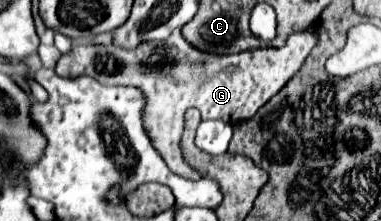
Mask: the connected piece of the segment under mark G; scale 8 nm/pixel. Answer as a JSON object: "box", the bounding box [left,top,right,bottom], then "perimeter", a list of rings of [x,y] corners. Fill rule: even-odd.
{"box":[55,22,319,180],"perimeter":[[[313,22],[313,24],[311,24],[311,26],[307,26],[305,30],[301,30],[301,32],[295,32],[295,34],[291,34],[291,36],[287,38],[287,44],[285,44],[285,48],[255,48],[255,50],[249,50],[249,52],[241,52],[241,54],[229,54],[229,56],[211,56],[211,54],[207,52],[201,52],[193,48],[183,38],[181,34],[181,29],[179,28],[173,31],[173,34],[169,36],[169,40],[165,40],[165,42],[147,42],[147,44],[141,44],[139,48],[135,48],[135,50],[123,50],[123,48],[115,48],[115,46],[89,46],[89,44],[75,44],[75,48],[73,48],[73,52],[71,52],[71,54],[65,54],[65,56],[61,56],[61,60],[59,60],[59,62],[57,62],[57,66],[55,66],[55,72],[57,72],[57,74],[59,74],[61,78],[79,78],[79,76],[89,76],[89,78],[95,78],[95,80],[97,80],[99,84],[105,84],[105,86],[133,86],[133,88],[139,88],[139,90],[141,90],[141,92],[145,94],[145,108],[143,108],[143,124],[145,124],[145,130],[147,130],[147,136],[149,136],[151,144],[155,146],[155,150],[157,150],[157,152],[161,154],[161,158],[165,160],[165,164],[167,164],[167,166],[169,166],[169,168],[171,168],[171,170],[173,170],[175,174],[181,174],[181,176],[185,176],[185,178],[189,178],[189,180],[199,180],[199,178],[201,178],[201,176],[199,176],[199,172],[191,170],[191,168],[189,168],[189,166],[187,166],[187,164],[183,162],[183,156],[181,156],[181,148],[179,148],[179,136],[181,136],[181,132],[183,132],[183,114],[185,114],[185,110],[187,110],[187,108],[191,108],[191,106],[195,106],[195,108],[199,108],[199,112],[201,112],[201,118],[203,118],[203,120],[223,120],[223,122],[227,122],[227,124],[237,124],[239,120],[247,120],[247,118],[251,118],[251,116],[253,116],[253,114],[255,114],[255,112],[257,112],[257,110],[259,110],[259,108],[261,108],[261,106],[263,106],[263,104],[265,104],[265,102],[267,102],[269,98],[273,98],[273,96],[275,96],[275,94],[277,94],[277,92],[279,92],[279,90],[281,90],[281,88],[283,88],[283,86],[285,86],[285,84],[287,84],[287,82],[289,82],[289,80],[291,80],[291,78],[293,78],[293,76],[295,76],[295,74],[297,74],[297,72],[301,70],[301,66],[303,66],[305,58],[307,58],[309,54],[311,54],[313,46],[317,44],[317,28],[319,28],[319,22]],[[155,50],[158,50],[159,53],[159,64],[157,64],[157,60],[155,60],[155,62],[153,62],[153,66],[159,66],[159,68],[153,68],[153,70],[149,70],[149,68],[147,68],[147,66],[149,66],[149,52],[155,52]]]}

